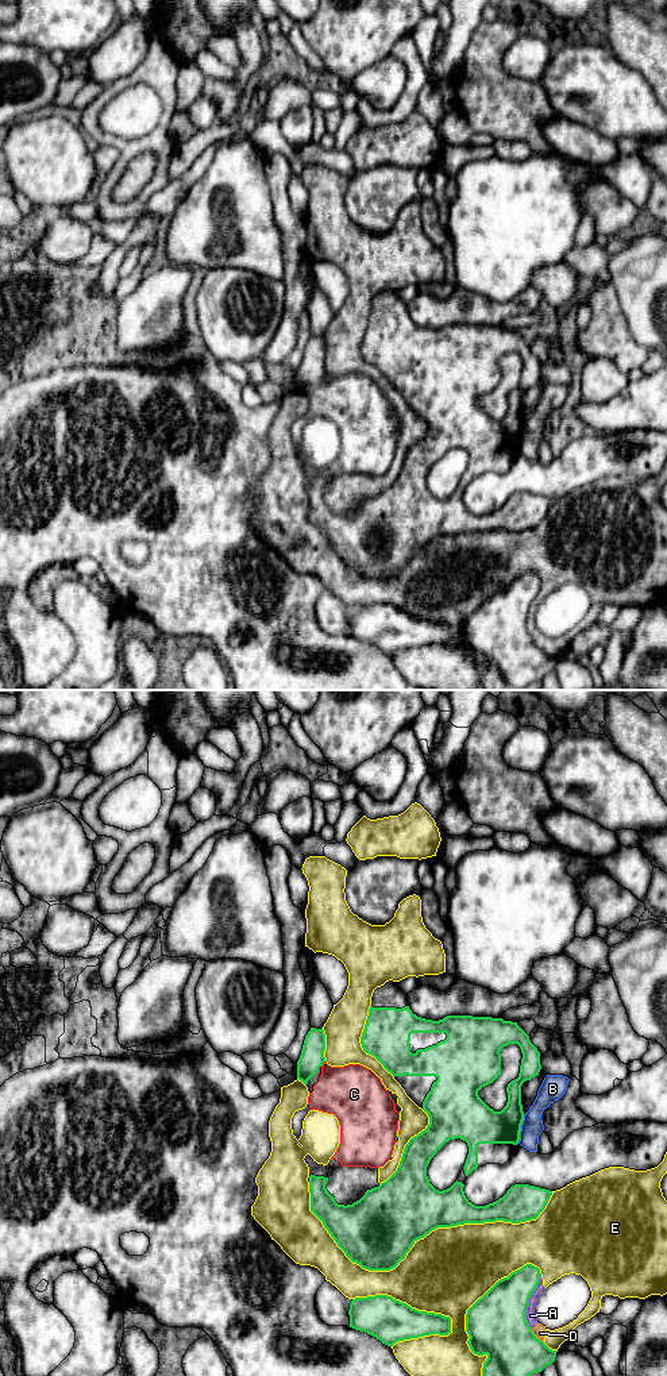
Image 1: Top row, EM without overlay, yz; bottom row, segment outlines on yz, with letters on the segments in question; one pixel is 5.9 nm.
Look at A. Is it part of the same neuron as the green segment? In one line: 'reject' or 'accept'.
reject

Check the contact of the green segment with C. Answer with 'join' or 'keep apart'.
keep apart

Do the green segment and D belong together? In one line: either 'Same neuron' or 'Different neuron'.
Different neuron

